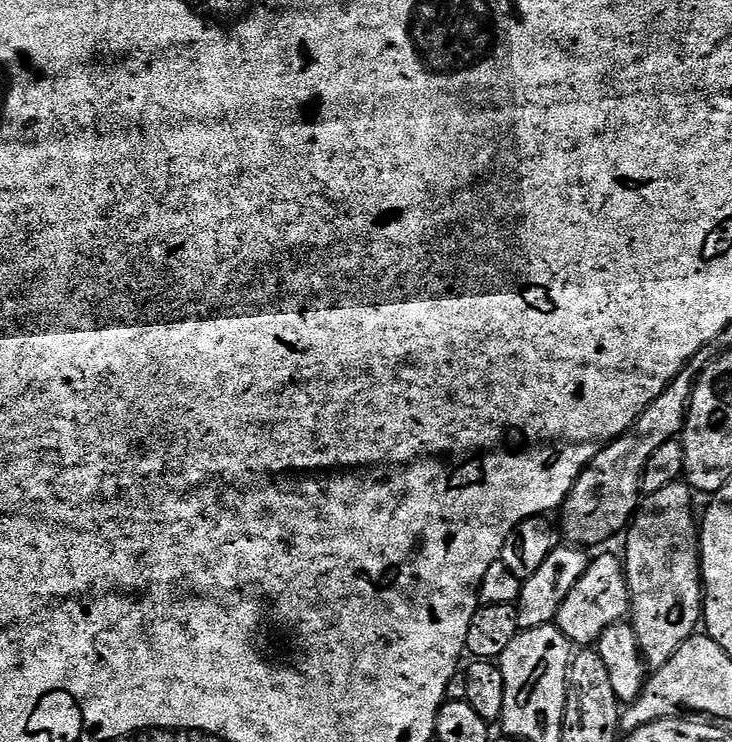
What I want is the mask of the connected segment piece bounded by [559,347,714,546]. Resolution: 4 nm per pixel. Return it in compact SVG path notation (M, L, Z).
M711 347L701 350L692 359L691 365L682 369L666 391L636 419L635 426L613 440L588 463L583 474L576 480L571 495L564 501L562 509L564 517L561 518L559 527L562 529L563 539L565 536L568 539L565 541L569 545L604 544L611 536L619 537L631 525L642 503L640 479L646 462L650 462L658 446L677 439L683 433L684 417L688 414L688 402L692 399L692 389L698 374L712 363L714 359L712 351Z

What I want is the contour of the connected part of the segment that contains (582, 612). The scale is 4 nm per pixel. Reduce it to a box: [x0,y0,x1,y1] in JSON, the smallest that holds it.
[554,556,630,646]

